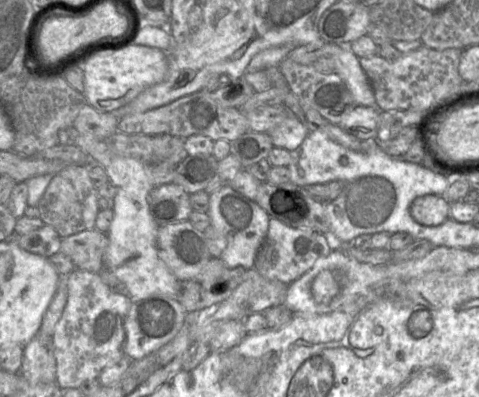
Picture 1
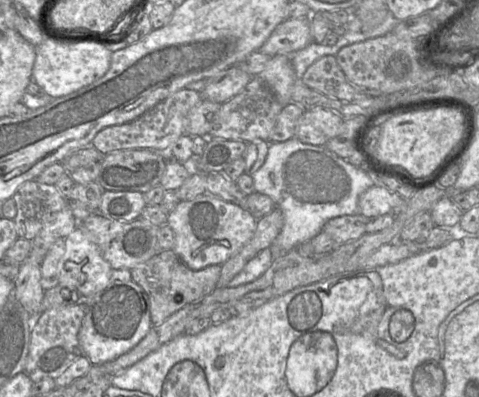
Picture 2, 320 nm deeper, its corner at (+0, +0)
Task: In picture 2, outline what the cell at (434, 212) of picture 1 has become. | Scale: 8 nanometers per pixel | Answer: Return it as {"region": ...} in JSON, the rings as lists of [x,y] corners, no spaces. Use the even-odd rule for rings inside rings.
{"region":[[[373,185],[359,197],[359,214],[366,217],[396,214],[404,207],[406,201],[381,185]]]}

